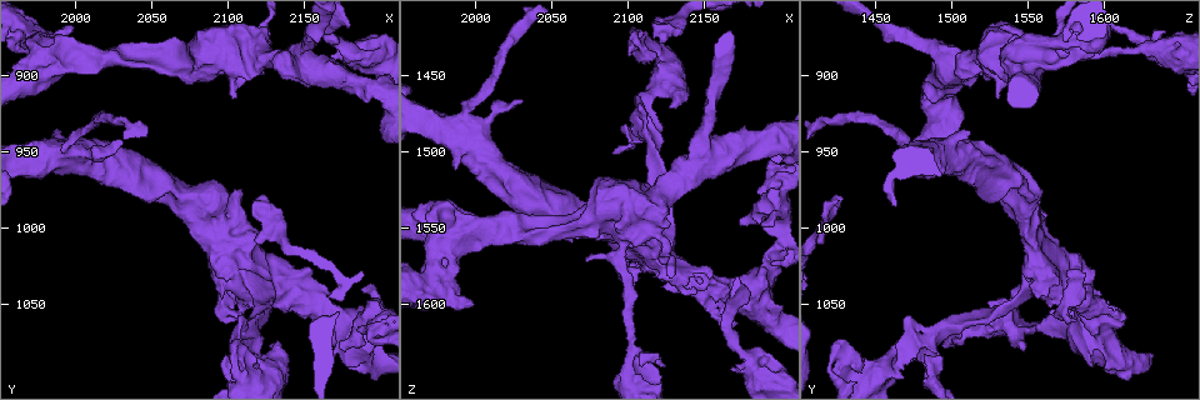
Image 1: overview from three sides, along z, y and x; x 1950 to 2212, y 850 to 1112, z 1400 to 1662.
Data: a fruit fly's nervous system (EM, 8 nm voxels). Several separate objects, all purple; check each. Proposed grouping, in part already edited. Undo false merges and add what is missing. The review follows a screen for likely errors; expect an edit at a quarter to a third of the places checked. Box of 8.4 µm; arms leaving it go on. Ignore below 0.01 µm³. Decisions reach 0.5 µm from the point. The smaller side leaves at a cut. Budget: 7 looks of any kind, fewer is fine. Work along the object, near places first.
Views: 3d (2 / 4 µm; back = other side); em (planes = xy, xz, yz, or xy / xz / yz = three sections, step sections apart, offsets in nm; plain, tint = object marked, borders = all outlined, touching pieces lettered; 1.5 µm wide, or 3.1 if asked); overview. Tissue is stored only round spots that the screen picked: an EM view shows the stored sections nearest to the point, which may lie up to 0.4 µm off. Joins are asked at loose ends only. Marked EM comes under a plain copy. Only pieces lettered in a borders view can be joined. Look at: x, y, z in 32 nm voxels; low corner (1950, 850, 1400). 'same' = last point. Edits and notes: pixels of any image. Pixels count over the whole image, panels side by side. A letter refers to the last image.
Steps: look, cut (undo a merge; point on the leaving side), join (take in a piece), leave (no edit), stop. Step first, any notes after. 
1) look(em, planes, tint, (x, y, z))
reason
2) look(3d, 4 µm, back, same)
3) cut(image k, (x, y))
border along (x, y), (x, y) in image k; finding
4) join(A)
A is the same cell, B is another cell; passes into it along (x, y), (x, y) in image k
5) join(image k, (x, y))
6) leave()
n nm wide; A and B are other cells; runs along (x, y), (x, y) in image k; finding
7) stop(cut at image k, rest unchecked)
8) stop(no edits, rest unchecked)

look(3d, 2 µm, back, (2120, 872, 1634))
tapers out

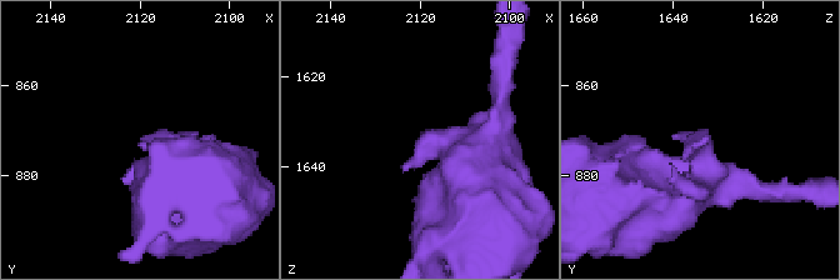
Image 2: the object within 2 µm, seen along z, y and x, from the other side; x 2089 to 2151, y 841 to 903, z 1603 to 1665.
look(em, planes, tint, (2120, 873, 1635))

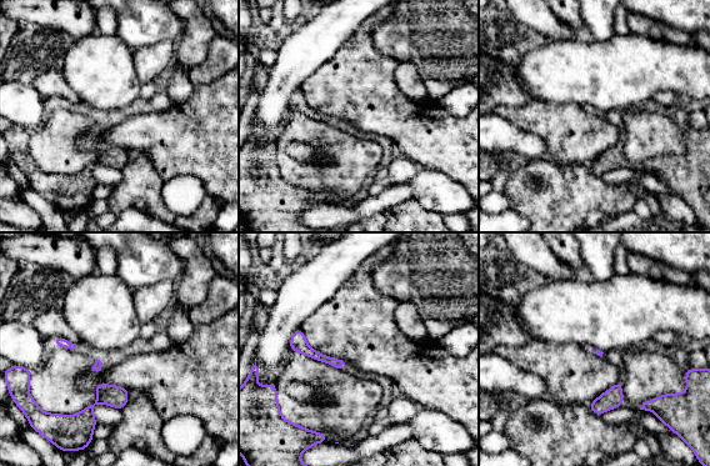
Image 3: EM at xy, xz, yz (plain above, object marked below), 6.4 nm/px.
look(em, planes, borders, same)
what lies round it

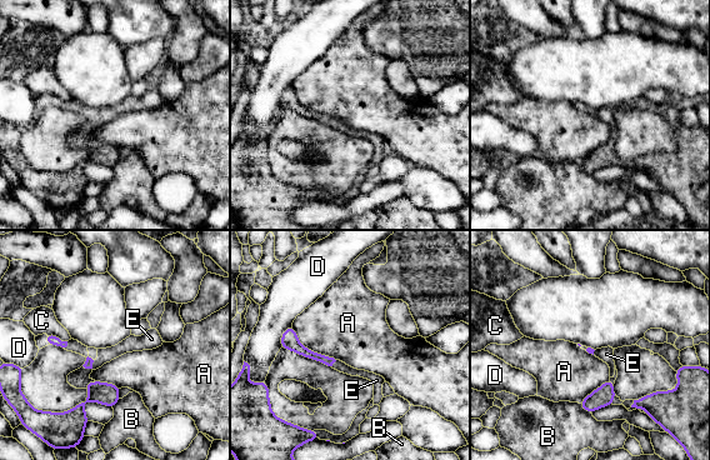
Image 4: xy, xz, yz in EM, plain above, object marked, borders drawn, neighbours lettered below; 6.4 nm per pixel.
join(E)
A touches over 360 nm; E is the same cell, A, B, C and D are other cells; it goes on there

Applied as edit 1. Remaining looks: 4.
look(3d, 4 µm, (2122, 978, 1426))
branch stops here

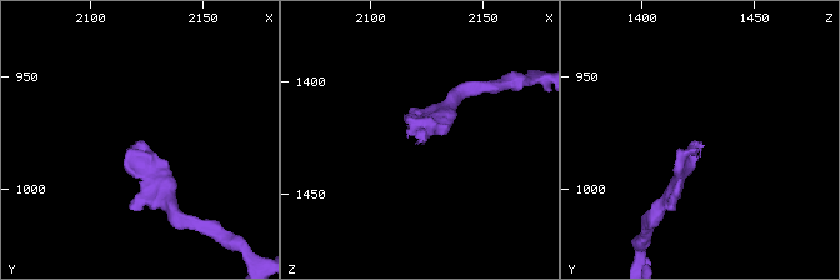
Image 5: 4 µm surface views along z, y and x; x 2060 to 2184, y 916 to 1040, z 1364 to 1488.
look(em, planes, tint, (2124, 980, 1427))

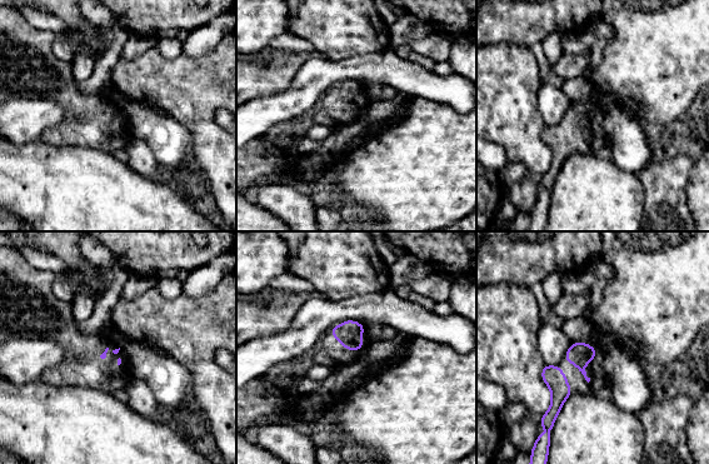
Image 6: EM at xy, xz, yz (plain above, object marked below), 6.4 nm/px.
look(em, planes, borders, same)
what lies round it

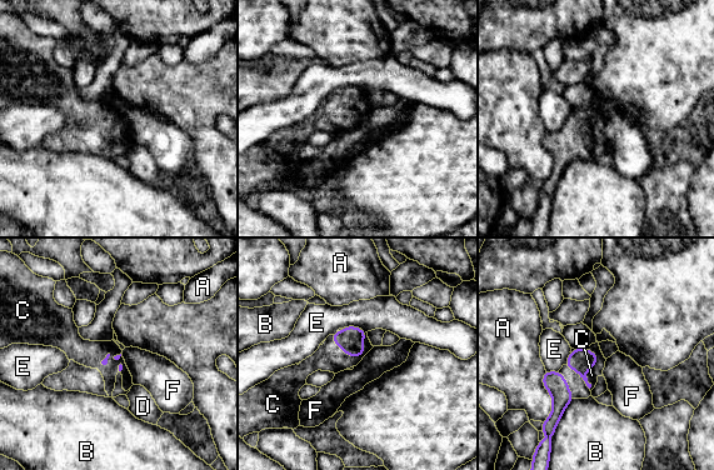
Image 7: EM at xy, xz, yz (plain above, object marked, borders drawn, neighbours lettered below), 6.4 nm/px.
join(C)
C is the same cell, A, B, D, E and F are other cells; passes into it along (351, 338), (345, 356), (329, 356) in image 7; it goes on there

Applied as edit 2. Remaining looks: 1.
stop(join at image 4, join at image 7, rest unchecked)

